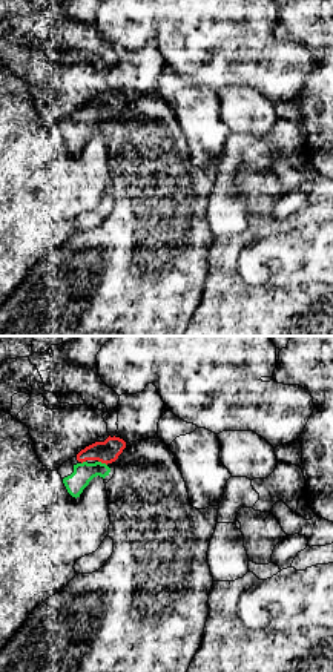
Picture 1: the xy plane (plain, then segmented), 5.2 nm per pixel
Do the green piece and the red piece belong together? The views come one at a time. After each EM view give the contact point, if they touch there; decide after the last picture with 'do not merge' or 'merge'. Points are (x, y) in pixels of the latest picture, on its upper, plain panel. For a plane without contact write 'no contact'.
contact (103, 120)

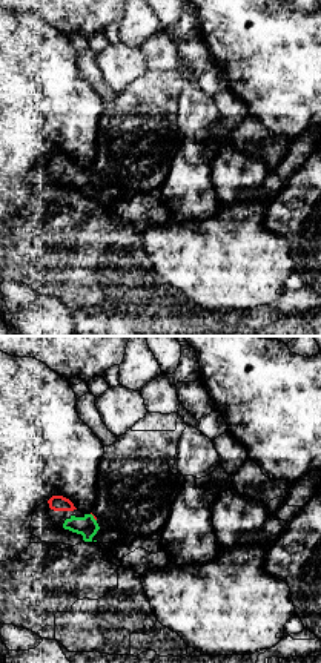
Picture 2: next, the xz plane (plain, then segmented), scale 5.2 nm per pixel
contact (92, 174)

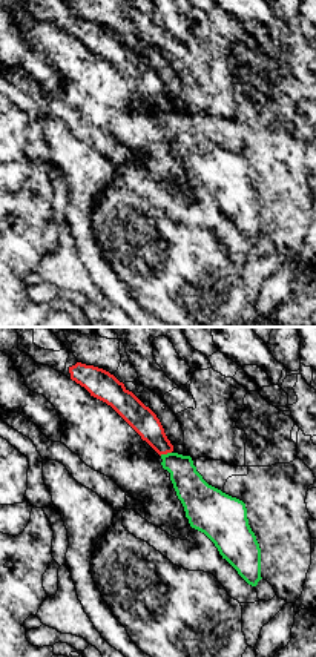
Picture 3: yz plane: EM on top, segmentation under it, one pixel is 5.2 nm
contact (164, 111)

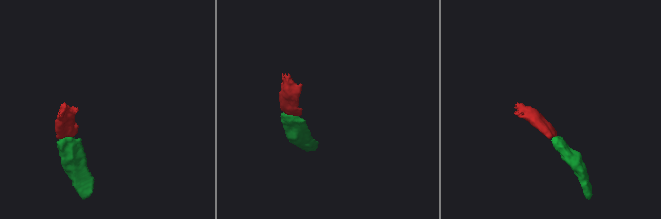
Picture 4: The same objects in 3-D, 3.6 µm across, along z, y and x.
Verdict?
merge

